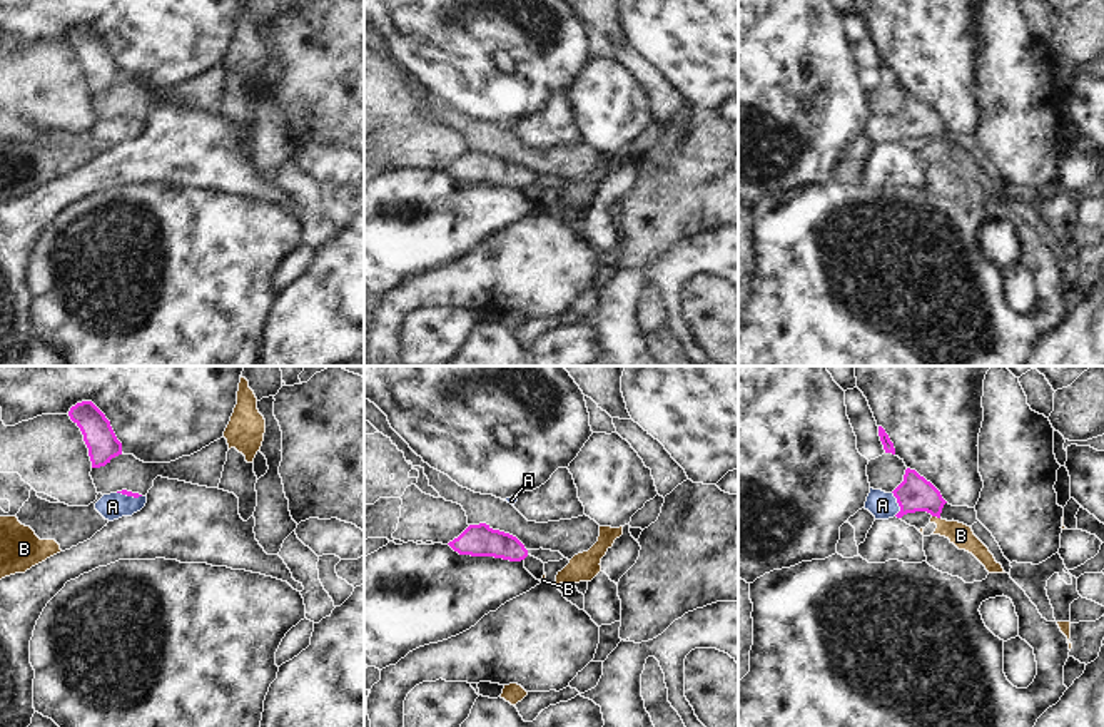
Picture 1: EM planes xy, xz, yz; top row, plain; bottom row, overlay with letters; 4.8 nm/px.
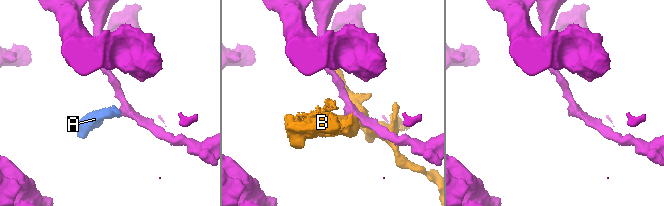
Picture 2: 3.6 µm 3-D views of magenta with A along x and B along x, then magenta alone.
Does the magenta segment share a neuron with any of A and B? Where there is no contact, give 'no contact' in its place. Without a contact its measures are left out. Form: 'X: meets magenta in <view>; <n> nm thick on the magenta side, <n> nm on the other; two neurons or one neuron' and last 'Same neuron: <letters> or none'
A: meets magenta in yz; 170 nm thick on the magenta side, 130 nm on the other; one neuron
B: meets magenta in yz; 170 nm thick on the magenta side, 110 nm on the other; two neurons
Same neuron: A

